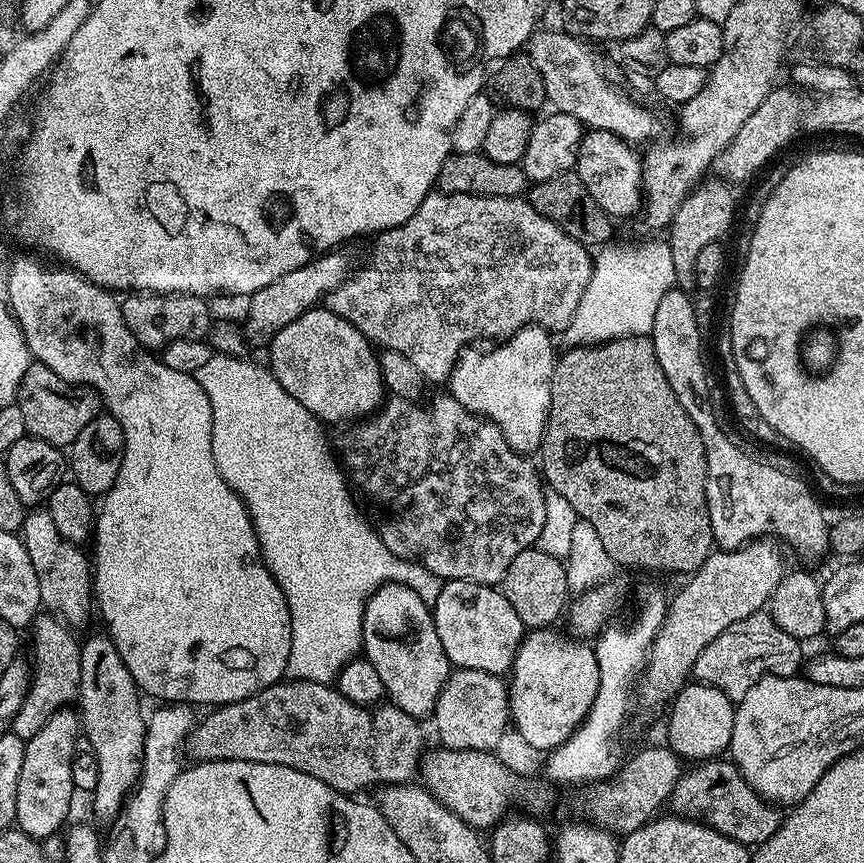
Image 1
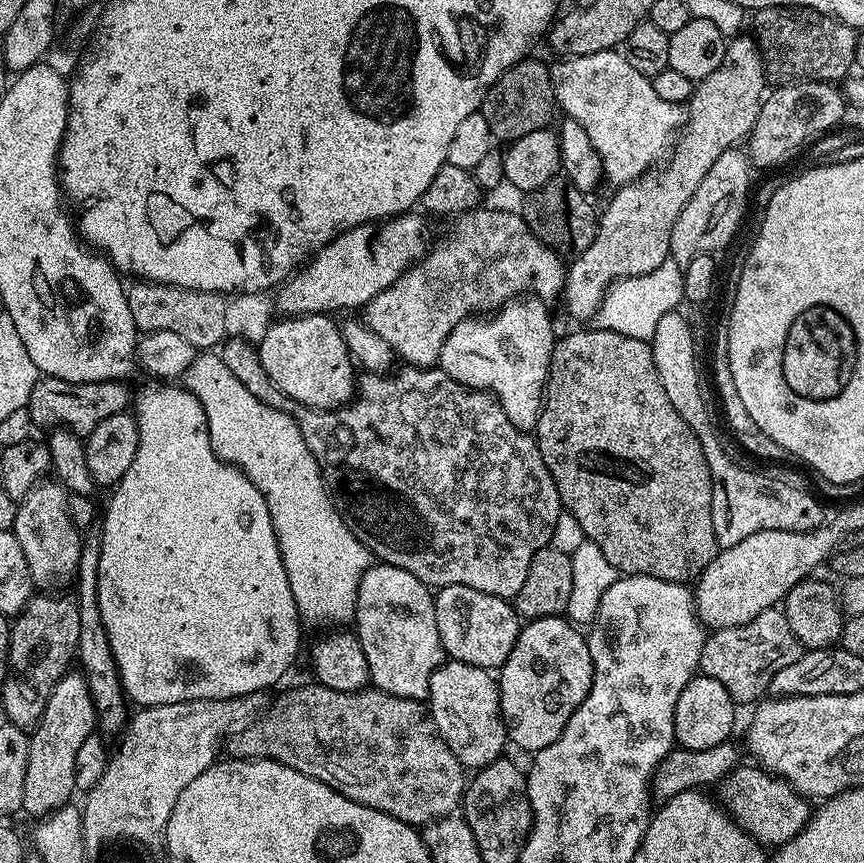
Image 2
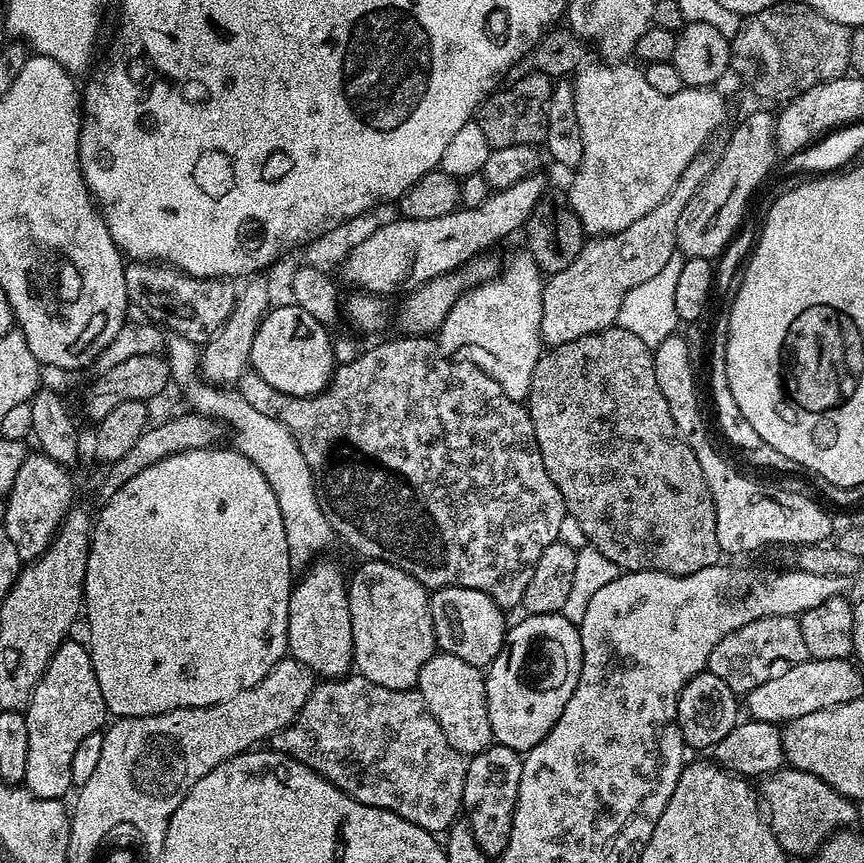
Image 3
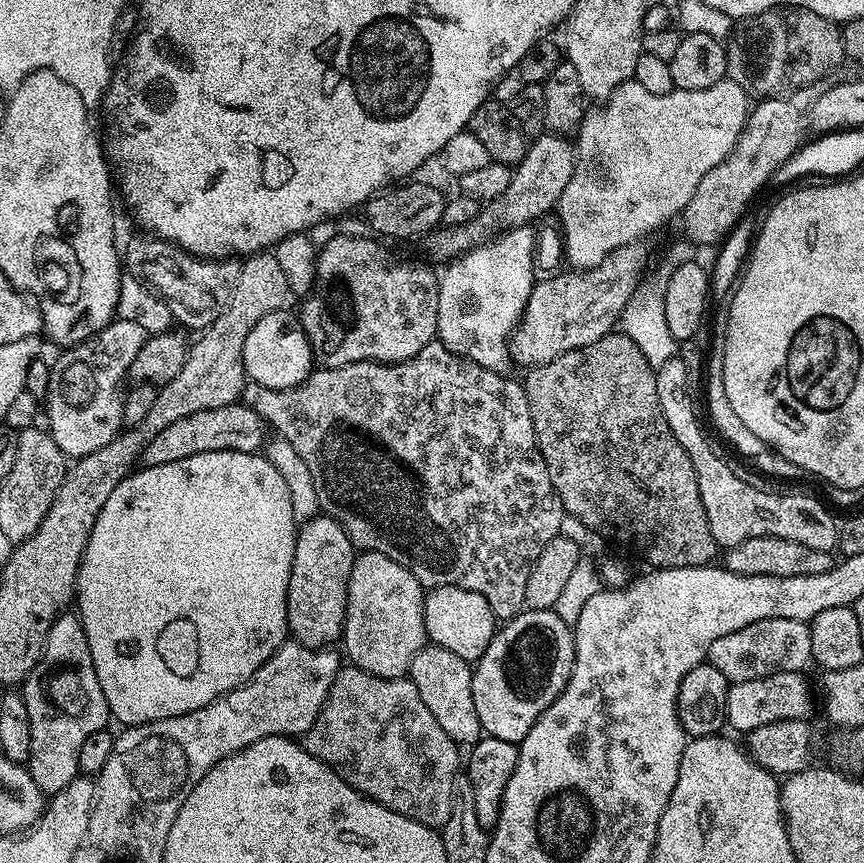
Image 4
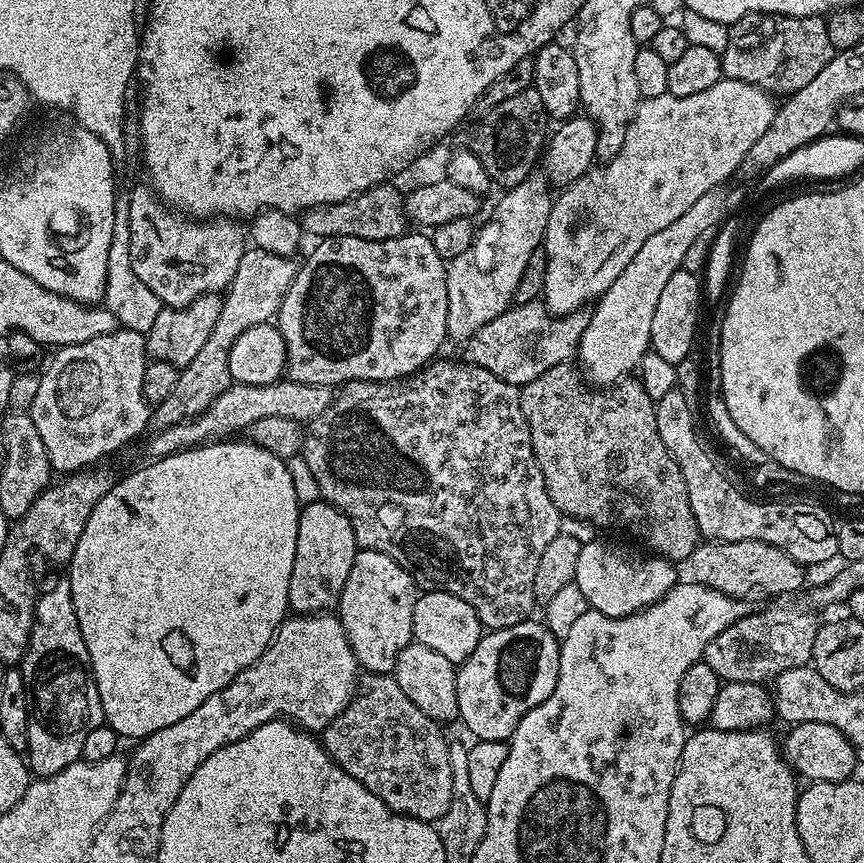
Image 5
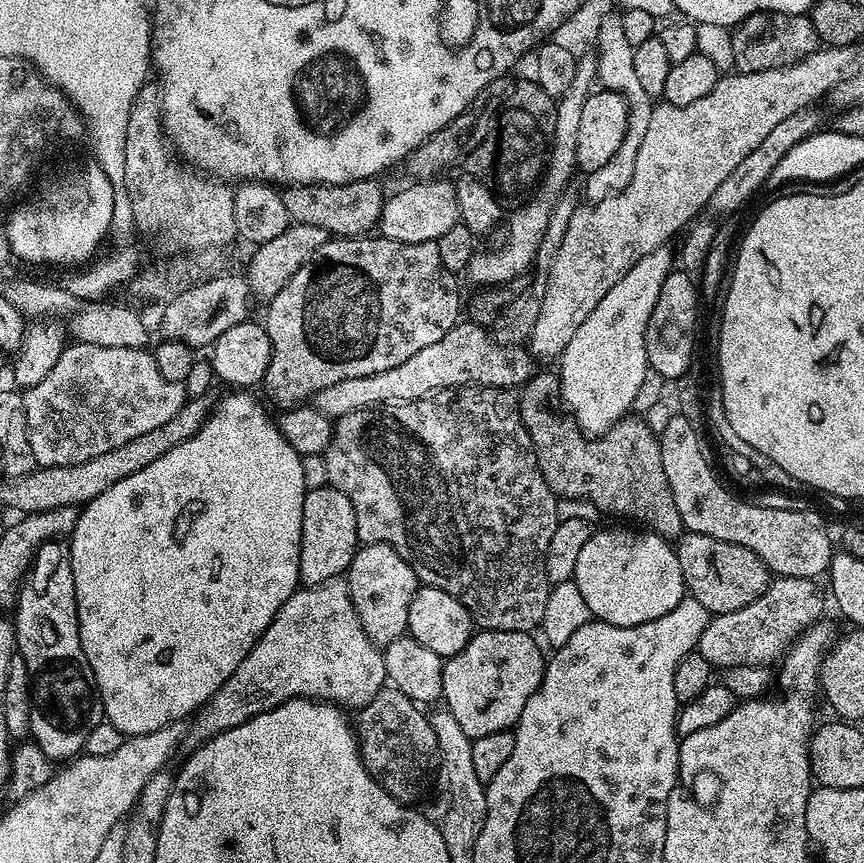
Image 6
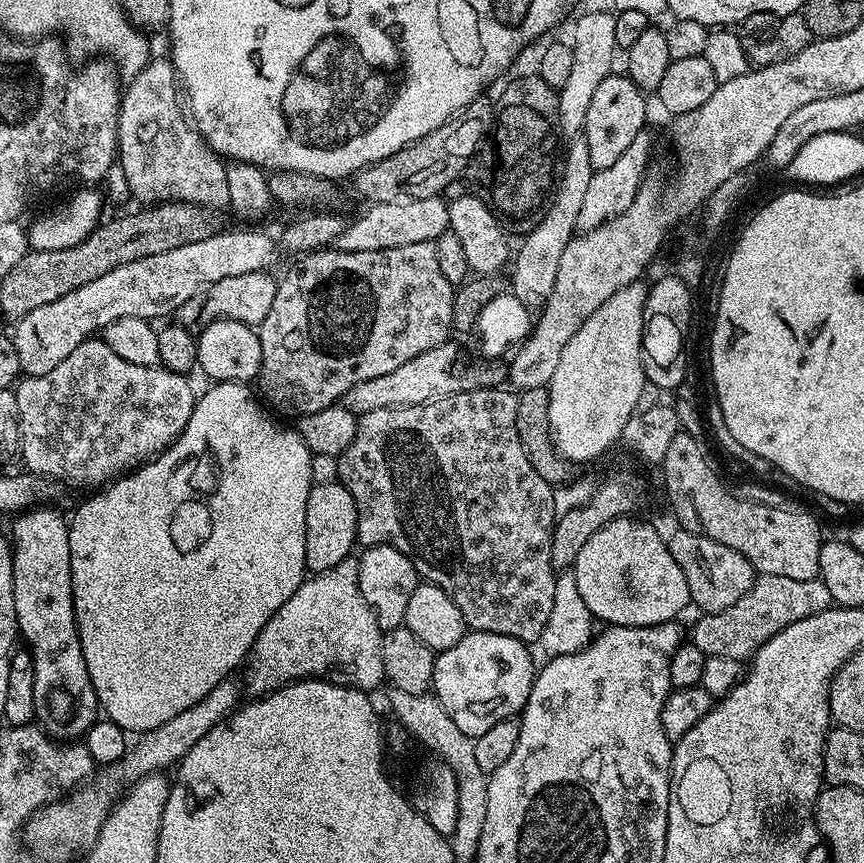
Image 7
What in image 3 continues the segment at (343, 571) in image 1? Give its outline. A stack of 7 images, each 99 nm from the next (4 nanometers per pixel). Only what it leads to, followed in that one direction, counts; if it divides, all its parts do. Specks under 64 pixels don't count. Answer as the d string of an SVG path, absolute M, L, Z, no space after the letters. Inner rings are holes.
M176 335L176 344L166 344L166 359L173 381L177 385L188 384L188 400L192 403L189 405L203 416L220 421L227 431L229 428L235 451L250 458L250 462L254 462L254 466L266 474L266 482L270 482L274 498L278 498L278 510L282 510L293 569L300 570L313 563L317 559L316 552L331 546L334 533L330 522L324 517L324 511L320 509L320 499L316 497L316 480L312 477L310 466L306 466L306 458L302 458L302 450L298 450L298 442L290 430L286 430L282 422L253 410L235 387L217 386L198 378L200 352L197 345Z

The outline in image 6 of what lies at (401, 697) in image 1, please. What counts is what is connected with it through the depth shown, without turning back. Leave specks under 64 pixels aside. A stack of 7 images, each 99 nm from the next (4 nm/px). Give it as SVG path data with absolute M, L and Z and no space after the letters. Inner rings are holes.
M366 544L357 547L346 573L346 583L348 596L354 602L354 610L362 622L364 633L372 640L373 644L383 646L394 642L394 638L407 633L410 602L416 593L418 581L414 570L410 570L410 566L394 549L385 544Z

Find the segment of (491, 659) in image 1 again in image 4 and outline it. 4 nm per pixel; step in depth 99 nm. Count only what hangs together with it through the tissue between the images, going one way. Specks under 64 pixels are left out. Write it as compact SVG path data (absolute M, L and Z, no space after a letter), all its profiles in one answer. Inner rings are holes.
M458 586L433 588L424 598L424 631L435 647L450 650L458 658L475 662L482 658L486 646L496 636L498 621L490 610L490 602L474 590L462 590Z

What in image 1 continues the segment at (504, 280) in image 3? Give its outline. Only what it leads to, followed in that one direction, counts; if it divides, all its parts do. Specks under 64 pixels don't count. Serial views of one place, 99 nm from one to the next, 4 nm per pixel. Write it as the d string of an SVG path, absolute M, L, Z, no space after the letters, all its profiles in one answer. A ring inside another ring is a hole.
M533 326L493 343L489 352L483 352L480 346L465 347L446 381L447 391L459 404L498 425L509 446L521 454L535 453L544 440L552 375L558 359L551 339L547 328Z

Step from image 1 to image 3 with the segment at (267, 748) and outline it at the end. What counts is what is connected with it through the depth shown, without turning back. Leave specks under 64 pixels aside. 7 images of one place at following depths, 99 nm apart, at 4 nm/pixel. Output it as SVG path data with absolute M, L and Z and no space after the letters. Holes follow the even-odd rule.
M359 674L324 680L313 688L294 722L270 737L270 748L310 766L350 798L371 808L390 810L427 832L447 833L457 823L456 815L461 815L468 760L450 746L419 690L386 690L386 686L378 686L378 682Z

